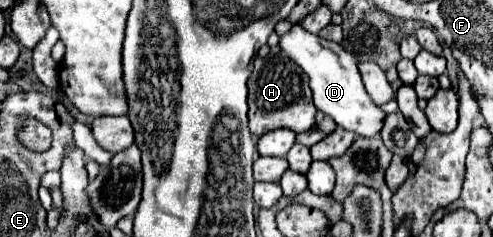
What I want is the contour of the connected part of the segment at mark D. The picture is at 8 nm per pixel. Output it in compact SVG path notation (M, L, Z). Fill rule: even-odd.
M293 25L289 29L289 33L281 35L279 47L289 59L293 59L293 63L297 63L309 75L313 103L319 111L329 115L339 127L351 129L365 137L371 137L381 131L385 113L377 105L371 103L371 99L363 87L355 55L345 51L339 43L321 39L319 35L311 35L301 25Z

